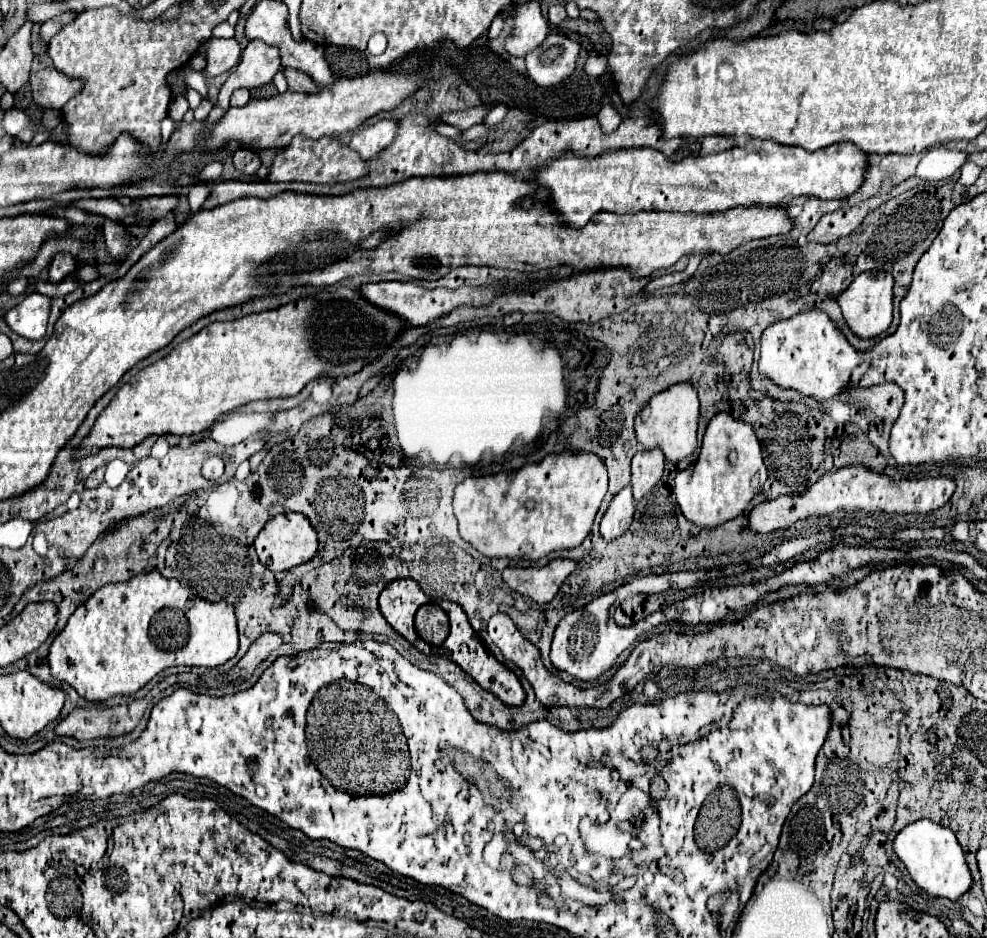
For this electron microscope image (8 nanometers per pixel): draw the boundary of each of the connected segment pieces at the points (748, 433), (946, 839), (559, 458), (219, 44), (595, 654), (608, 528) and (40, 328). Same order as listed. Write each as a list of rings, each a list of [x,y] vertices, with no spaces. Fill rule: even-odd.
[[[723,412],[709,422],[697,462],[687,470],[677,472],[673,490],[683,516],[691,524],[699,528],[715,528],[741,516],[743,510],[749,506],[749,502],[761,494],[765,480],[767,480],[767,468],[763,464],[761,446],[753,428]],[[729,452],[737,452],[735,466],[727,464]]]
[[[917,820],[907,824],[901,832],[897,832],[893,840],[893,852],[905,864],[913,882],[927,894],[957,900],[971,886],[971,874],[963,850],[955,838],[955,832],[941,824],[935,824],[931,820]]]
[[[549,454],[539,464],[527,464],[513,476],[495,474],[481,478],[465,478],[453,496],[459,534],[475,550],[495,558],[525,558],[539,560],[553,550],[571,550],[579,546],[591,532],[597,510],[607,494],[607,470],[595,454]]]
[[[211,38],[207,48],[207,74],[219,76],[229,72],[241,60],[241,48],[235,38]]]
[[[607,594],[601,596],[593,602],[589,602],[587,606],[567,614],[553,636],[553,646],[551,646],[551,662],[557,670],[571,674],[573,678],[581,680],[581,682],[593,682],[597,680],[601,674],[605,674],[611,666],[617,664],[619,656],[633,648],[639,638],[643,638],[643,630],[637,626],[629,626],[629,628],[619,628],[613,620],[613,600],[615,594]]]
[[[625,486],[609,504],[603,520],[601,520],[601,538],[605,542],[613,542],[621,538],[631,522],[633,522],[633,512],[635,512],[635,502],[631,496],[631,488]]]
[[[33,292],[27,294],[15,308],[5,312],[5,322],[19,336],[37,342],[45,336],[49,312],[51,312],[51,298]]]

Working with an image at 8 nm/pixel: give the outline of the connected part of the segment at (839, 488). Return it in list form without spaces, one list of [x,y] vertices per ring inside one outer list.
[[[845,466],[837,472],[825,474],[815,486],[799,496],[781,496],[777,500],[755,506],[749,514],[749,530],[759,536],[789,530],[805,518],[823,518],[835,510],[883,512],[883,514],[931,514],[941,508],[953,494],[955,482],[951,478],[923,478],[923,480],[893,480],[883,474],[871,472],[865,466]]]

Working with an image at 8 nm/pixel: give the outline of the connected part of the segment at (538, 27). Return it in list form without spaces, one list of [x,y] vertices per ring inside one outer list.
[[[529,2],[517,6],[515,10],[515,26],[507,38],[507,52],[513,56],[527,56],[531,50],[539,48],[539,44],[547,38],[549,26],[541,14],[539,2]]]

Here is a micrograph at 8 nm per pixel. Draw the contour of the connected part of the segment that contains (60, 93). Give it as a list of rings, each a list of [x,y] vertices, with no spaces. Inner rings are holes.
[[[47,52],[35,56],[29,82],[33,90],[33,102],[41,108],[63,108],[73,94],[81,92],[85,84],[83,80],[73,80],[55,70]]]

